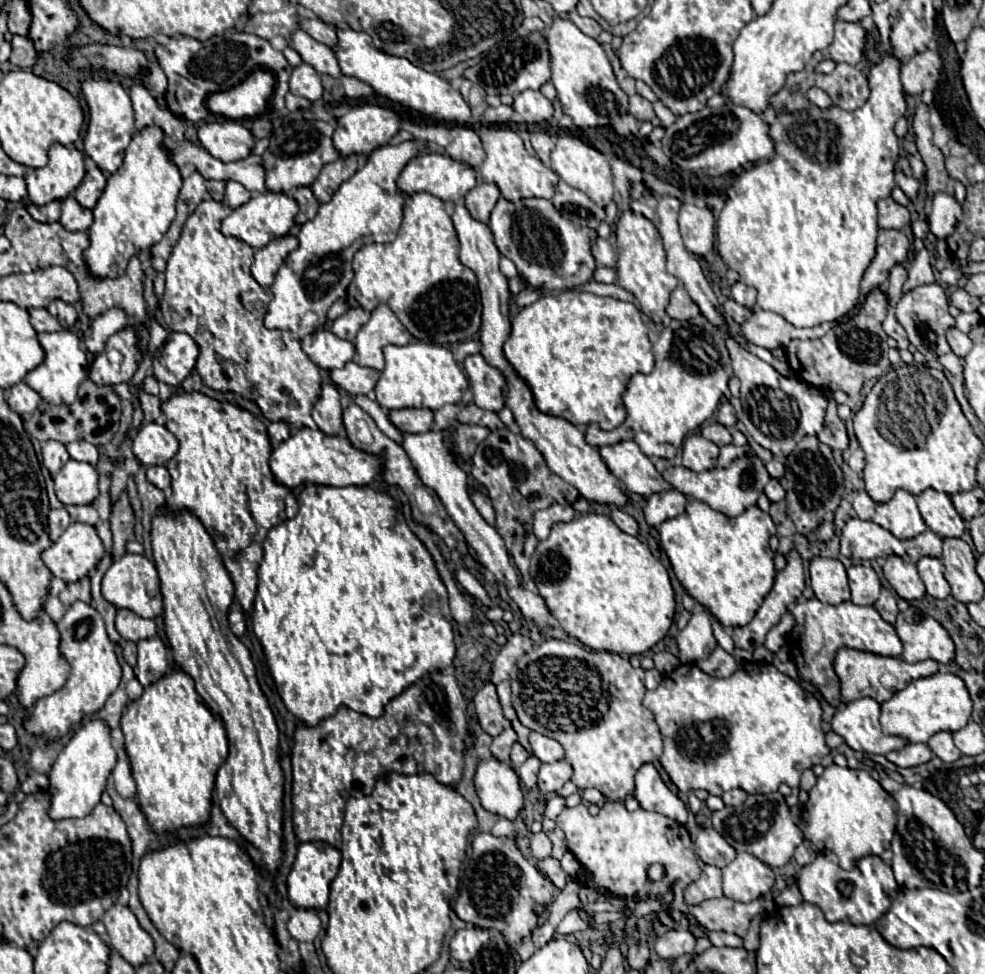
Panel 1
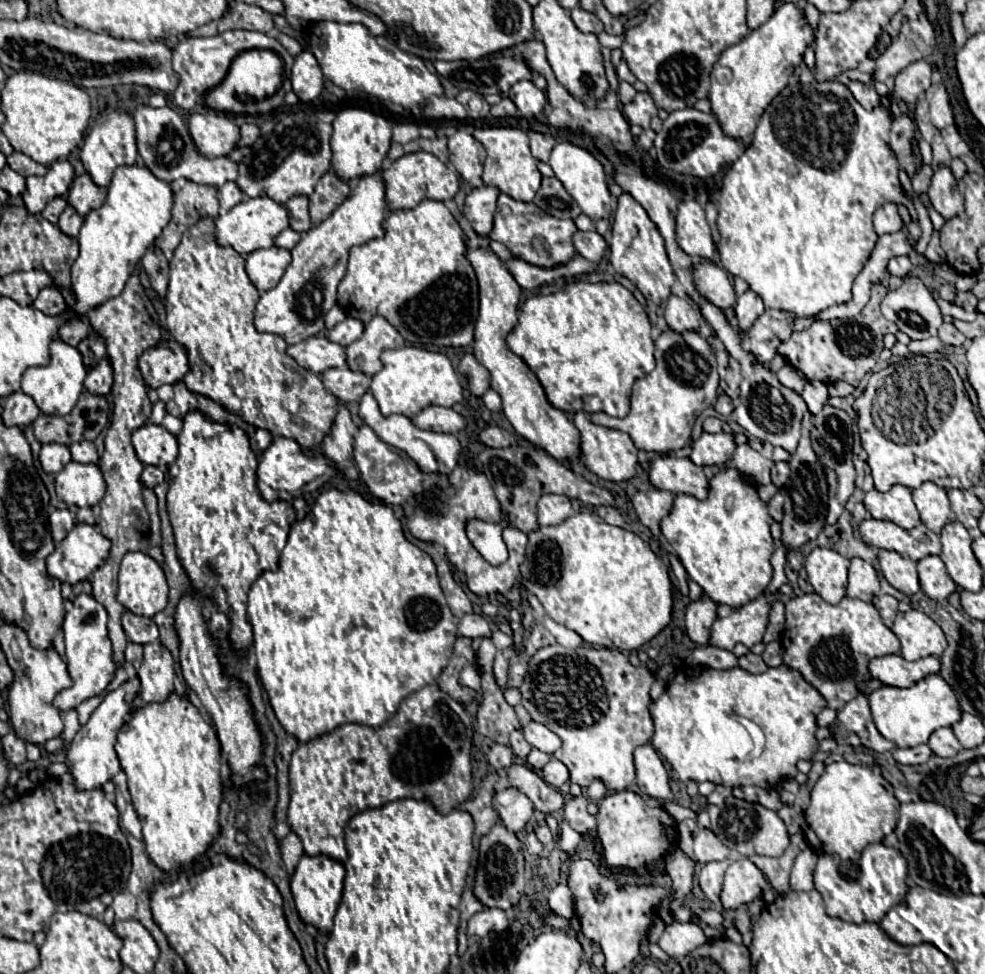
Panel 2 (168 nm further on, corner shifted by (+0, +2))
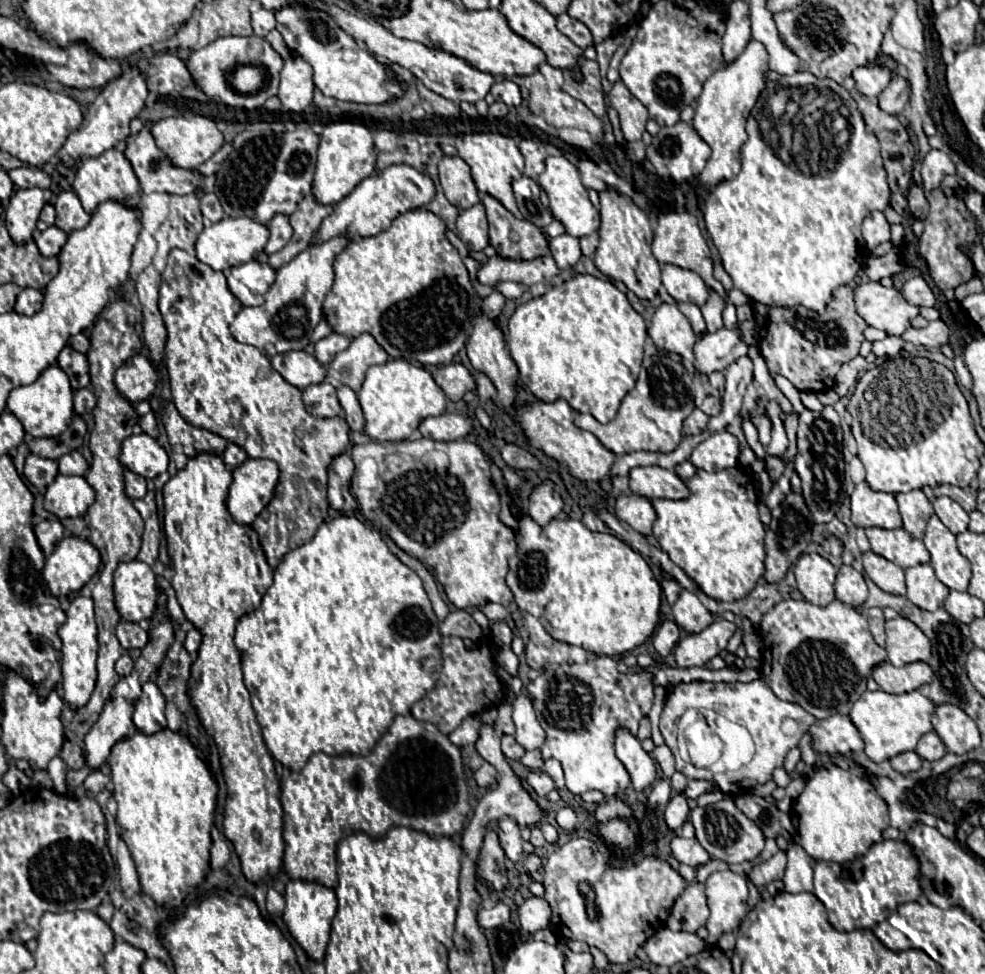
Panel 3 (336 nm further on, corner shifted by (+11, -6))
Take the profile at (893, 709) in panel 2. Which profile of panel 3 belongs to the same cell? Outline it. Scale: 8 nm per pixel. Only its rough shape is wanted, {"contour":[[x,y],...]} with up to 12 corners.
{"contour":[[863,692],[849,718],[873,762],[933,730],[921,692]]}

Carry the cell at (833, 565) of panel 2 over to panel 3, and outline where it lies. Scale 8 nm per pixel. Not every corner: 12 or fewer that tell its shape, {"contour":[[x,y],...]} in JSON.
{"contour":[[803,554],[793,574],[807,602],[835,600],[837,568],[819,554]]}

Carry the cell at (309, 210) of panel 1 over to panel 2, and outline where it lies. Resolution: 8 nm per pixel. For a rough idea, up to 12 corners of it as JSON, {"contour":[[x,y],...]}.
{"contour":[[292,196],[286,202],[290,228],[310,230],[308,198]]}

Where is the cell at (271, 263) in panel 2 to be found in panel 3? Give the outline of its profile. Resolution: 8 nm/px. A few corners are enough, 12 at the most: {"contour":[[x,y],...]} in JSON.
{"contour":[[255,260],[229,268],[227,286],[243,306],[263,304],[275,270]]}

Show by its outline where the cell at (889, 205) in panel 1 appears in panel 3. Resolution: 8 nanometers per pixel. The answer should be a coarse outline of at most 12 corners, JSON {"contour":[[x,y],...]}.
{"contour":[[883,212],[863,220],[869,250],[889,240],[889,222]]}

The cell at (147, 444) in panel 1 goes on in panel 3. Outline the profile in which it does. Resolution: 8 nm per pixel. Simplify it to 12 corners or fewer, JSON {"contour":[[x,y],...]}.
{"contour":[[145,432],[123,442],[119,460],[147,480],[167,472],[167,452]]}

